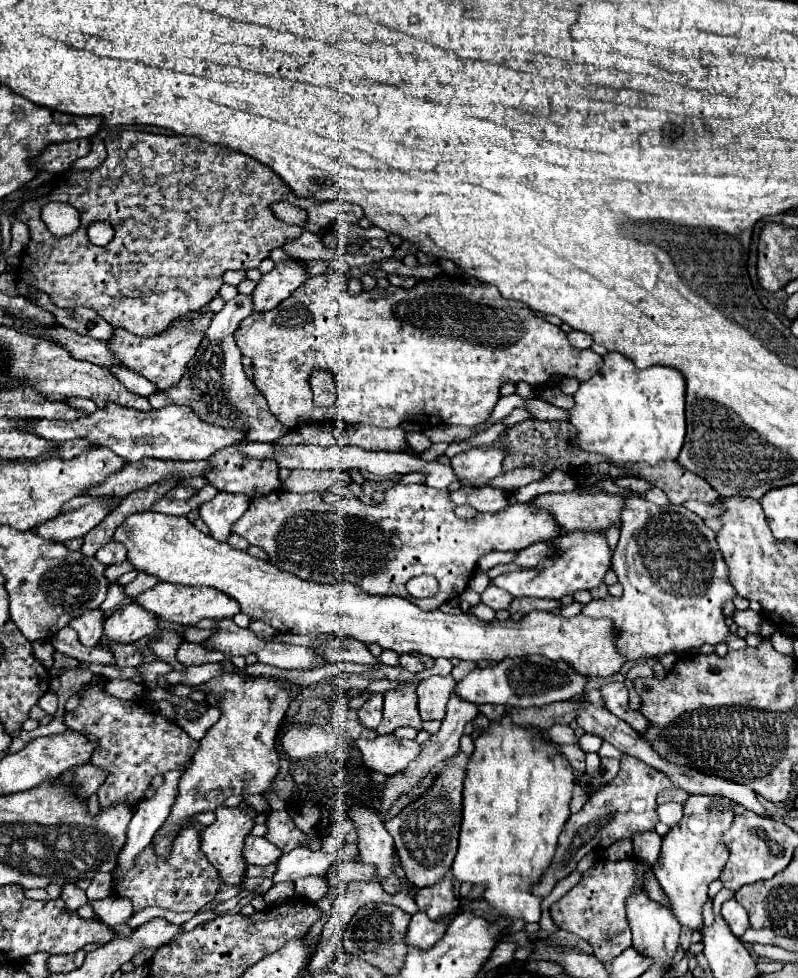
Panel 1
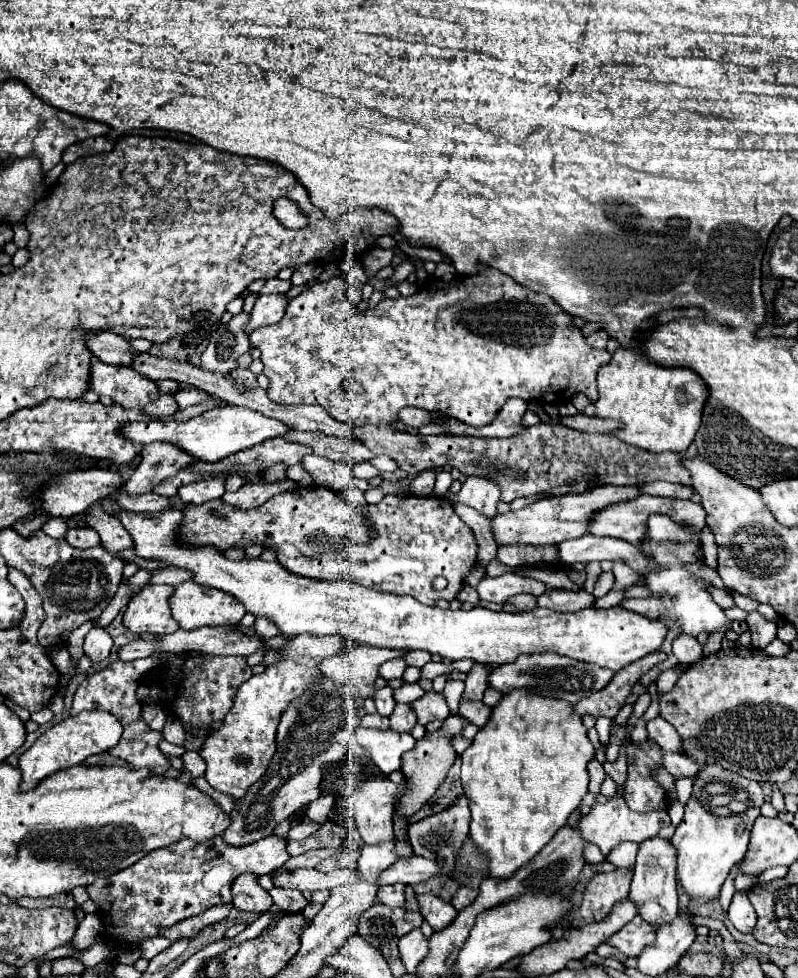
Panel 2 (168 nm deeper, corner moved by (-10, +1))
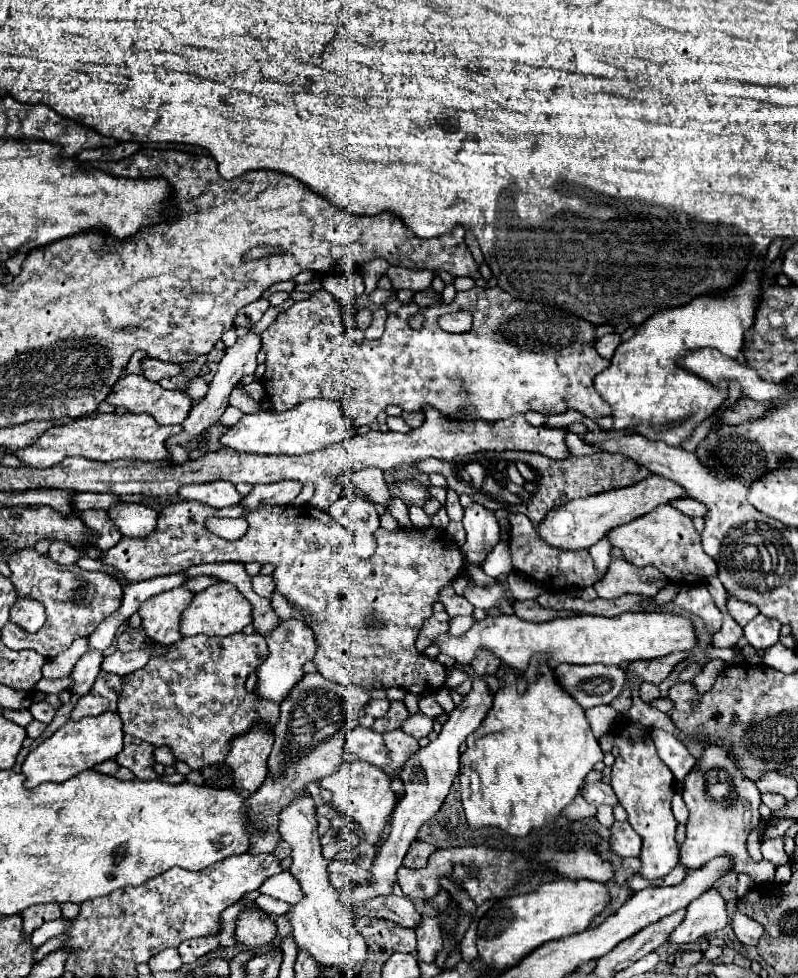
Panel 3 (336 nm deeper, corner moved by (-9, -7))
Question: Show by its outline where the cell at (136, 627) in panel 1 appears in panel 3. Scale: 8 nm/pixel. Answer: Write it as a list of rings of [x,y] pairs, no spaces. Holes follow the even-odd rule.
[[[186,587],[164,591],[142,603],[140,617],[146,635],[162,645],[172,645],[182,639],[180,633],[180,615],[190,605],[194,593]]]

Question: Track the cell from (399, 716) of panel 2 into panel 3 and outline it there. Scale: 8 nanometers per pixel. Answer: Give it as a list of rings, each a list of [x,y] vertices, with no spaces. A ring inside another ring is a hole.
[[[402,729],[384,733],[384,745],[386,745],[388,753],[390,753],[390,761],[388,761],[388,765],[384,767],[384,771],[386,771],[386,775],[388,775],[390,779],[398,777],[398,775],[402,773],[402,769],[404,769],[406,759],[408,759],[414,751],[420,749],[420,747],[418,747],[418,741],[416,741],[414,737],[410,737],[410,735],[402,733]]]

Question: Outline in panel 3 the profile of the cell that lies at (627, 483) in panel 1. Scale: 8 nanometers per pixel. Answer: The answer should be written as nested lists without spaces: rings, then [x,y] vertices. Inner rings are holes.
[[[686,497],[686,499],[678,499],[678,501],[672,501],[672,507],[676,507],[678,511],[682,511],[682,513],[688,515],[688,517],[704,517],[704,515],[708,513],[706,507],[704,507],[702,503],[698,503],[698,501],[690,499],[690,497]]]

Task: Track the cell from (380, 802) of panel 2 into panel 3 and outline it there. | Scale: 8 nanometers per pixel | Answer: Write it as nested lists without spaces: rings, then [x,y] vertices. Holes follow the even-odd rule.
[[[354,759],[350,763],[342,763],[332,775],[324,777],[320,781],[320,787],[330,791],[330,801],[338,805],[348,817],[352,817],[364,829],[366,841],[376,845],[380,831],[396,805],[396,797],[390,791],[390,779],[386,777],[386,773],[366,761]]]

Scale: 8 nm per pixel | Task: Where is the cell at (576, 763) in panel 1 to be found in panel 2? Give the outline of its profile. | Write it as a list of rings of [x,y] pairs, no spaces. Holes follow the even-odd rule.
[[[591,759],[589,765],[587,765],[587,771],[589,771],[589,777],[591,777],[591,781],[589,781],[589,791],[597,795],[601,783],[603,783],[603,777],[605,777],[603,765],[601,765],[597,759]]]

